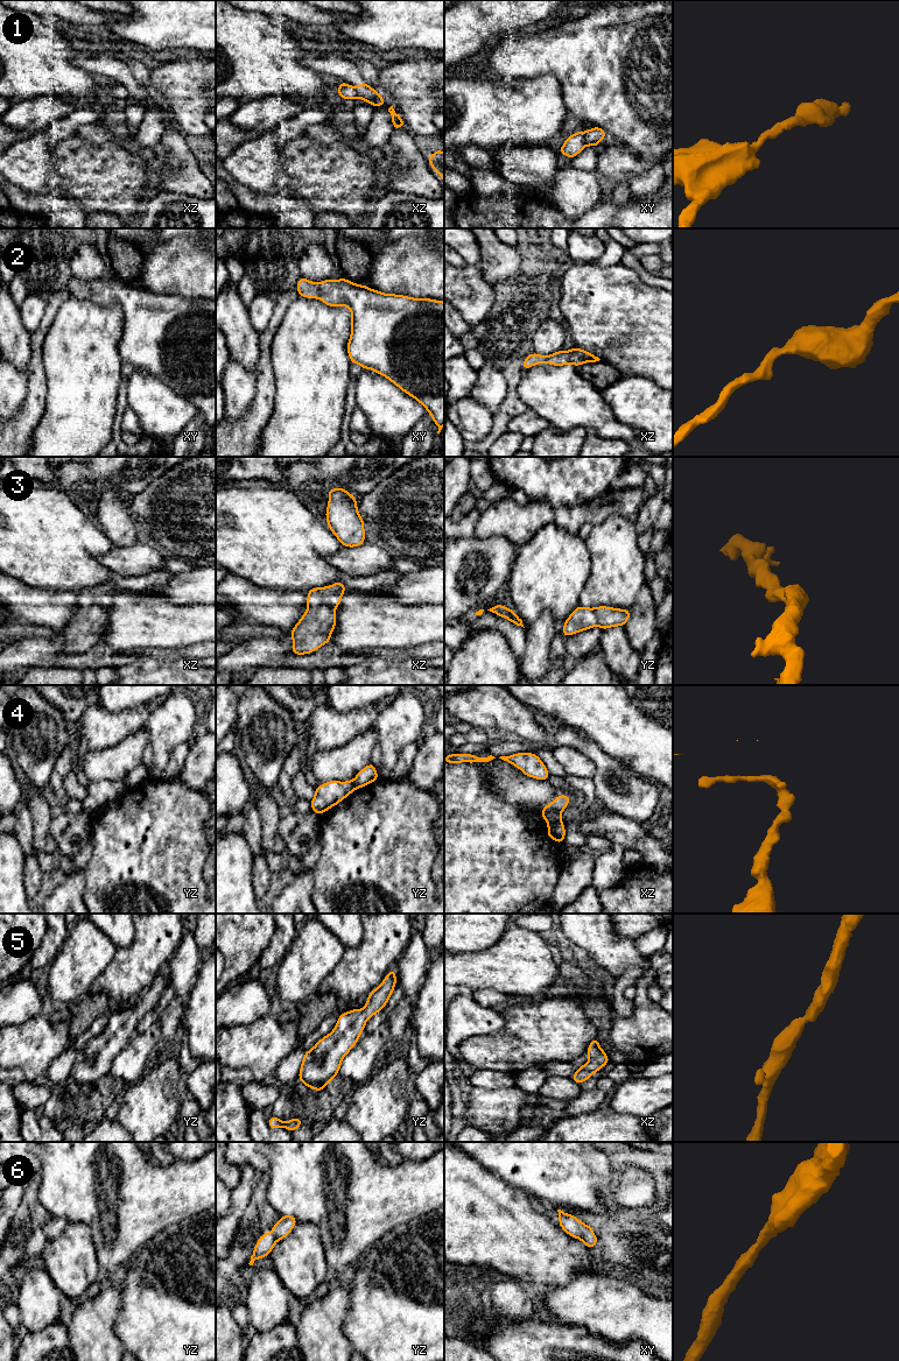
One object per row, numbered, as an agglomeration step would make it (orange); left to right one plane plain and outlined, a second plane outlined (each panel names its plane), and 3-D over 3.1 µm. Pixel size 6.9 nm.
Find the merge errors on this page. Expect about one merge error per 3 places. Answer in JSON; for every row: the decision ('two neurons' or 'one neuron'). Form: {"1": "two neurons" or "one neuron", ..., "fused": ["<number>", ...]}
{"1": "two neurons", "2": "one neuron", "3": "one neuron", "4": "two neurons", "5": "one neuron", "6": "one neuron", "fused": ["1", "4"]}

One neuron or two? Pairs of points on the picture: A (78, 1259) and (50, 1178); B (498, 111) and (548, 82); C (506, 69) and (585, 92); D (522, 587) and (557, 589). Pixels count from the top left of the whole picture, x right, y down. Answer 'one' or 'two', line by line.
A: two
B: one
C: one
D: one

